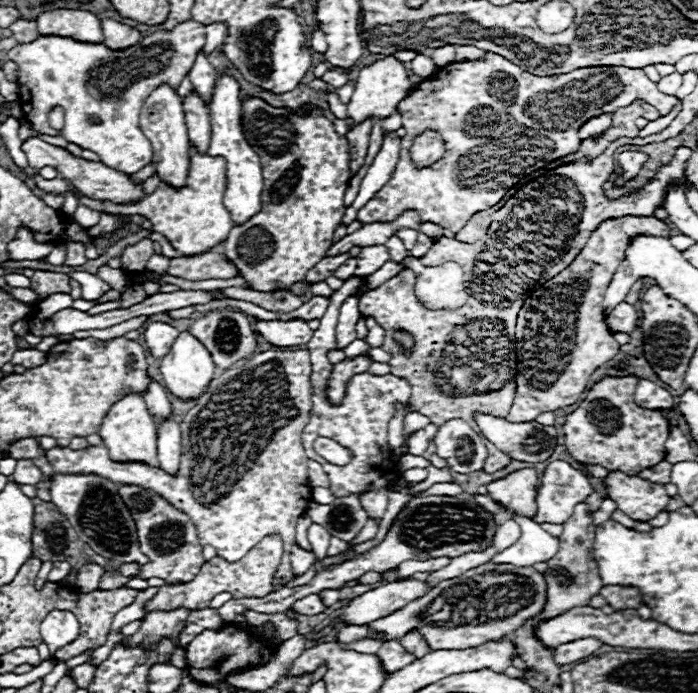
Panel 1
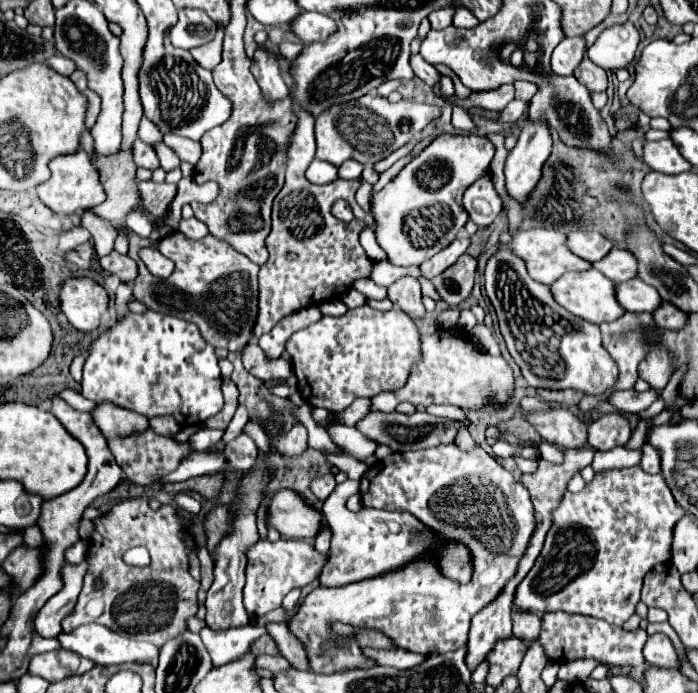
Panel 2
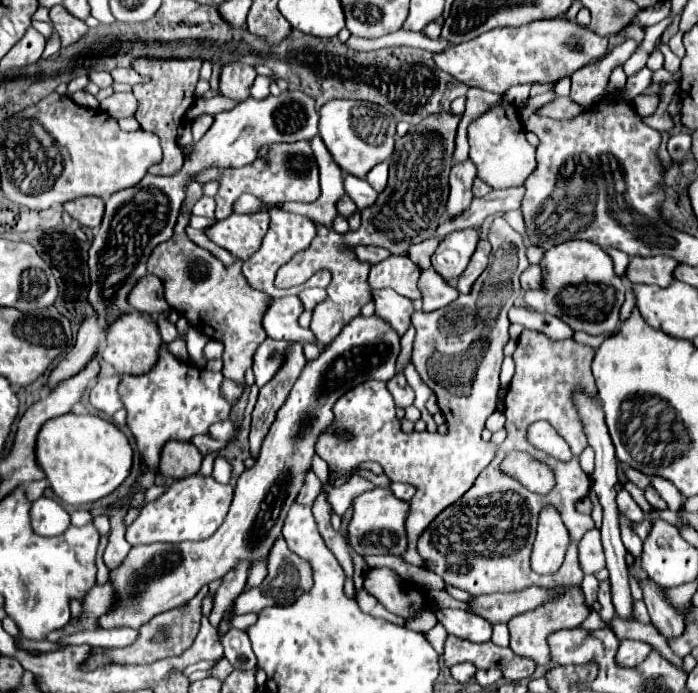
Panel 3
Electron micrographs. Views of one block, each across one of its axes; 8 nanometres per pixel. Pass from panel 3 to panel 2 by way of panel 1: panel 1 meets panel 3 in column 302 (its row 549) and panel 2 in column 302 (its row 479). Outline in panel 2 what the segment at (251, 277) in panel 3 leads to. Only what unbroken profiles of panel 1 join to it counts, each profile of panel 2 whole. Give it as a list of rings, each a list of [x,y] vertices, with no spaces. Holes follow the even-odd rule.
[[[290,96],[294,116],[298,118],[296,132],[288,140],[288,162],[286,162],[286,182],[274,200],[272,208],[272,230],[266,238],[266,248],[270,252],[268,262],[260,268],[260,304],[254,336],[270,332],[282,318],[308,306],[318,306],[324,300],[332,300],[348,292],[354,280],[370,278],[374,260],[368,258],[360,246],[360,232],[372,226],[374,218],[356,202],[358,180],[336,180],[332,184],[316,186],[304,178],[304,170],[314,156],[314,116],[304,112],[296,98]],[[344,198],[352,210],[354,220],[342,222],[332,216],[330,208],[336,200]]]

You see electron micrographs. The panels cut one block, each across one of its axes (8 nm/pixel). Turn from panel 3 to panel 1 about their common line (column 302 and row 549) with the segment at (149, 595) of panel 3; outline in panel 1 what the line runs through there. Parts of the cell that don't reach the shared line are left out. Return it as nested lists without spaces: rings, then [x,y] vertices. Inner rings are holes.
[[[428,496],[428,498],[414,498],[400,510],[396,522],[392,522],[386,538],[374,546],[372,550],[356,556],[354,560],[346,560],[344,564],[336,566],[330,572],[320,572],[310,584],[298,586],[298,588],[282,588],[278,592],[272,592],[264,598],[242,598],[242,600],[230,600],[222,608],[218,608],[218,614],[224,622],[234,622],[238,614],[242,614],[246,608],[254,612],[264,612],[264,614],[274,614],[274,612],[286,612],[294,600],[318,594],[320,590],[326,588],[344,588],[346,582],[352,578],[360,578],[366,572],[386,572],[390,568],[396,568],[398,564],[406,560],[428,560],[428,558],[438,558],[438,556],[462,556],[466,552],[476,552],[484,550],[490,542],[490,538],[496,532],[496,522],[490,518],[492,514],[486,512],[482,506],[474,504],[472,500],[456,500],[452,496]]]

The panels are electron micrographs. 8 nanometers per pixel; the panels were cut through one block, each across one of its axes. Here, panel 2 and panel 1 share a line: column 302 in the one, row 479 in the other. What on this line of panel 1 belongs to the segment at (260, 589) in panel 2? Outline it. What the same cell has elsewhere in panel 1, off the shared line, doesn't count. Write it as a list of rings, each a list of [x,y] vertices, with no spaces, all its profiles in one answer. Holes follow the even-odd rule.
[[[552,462],[546,466],[538,494],[538,514],[536,522],[554,522],[564,524],[578,502],[584,502],[586,496],[592,494],[592,488],[588,484],[588,478],[574,470],[566,462]]]

